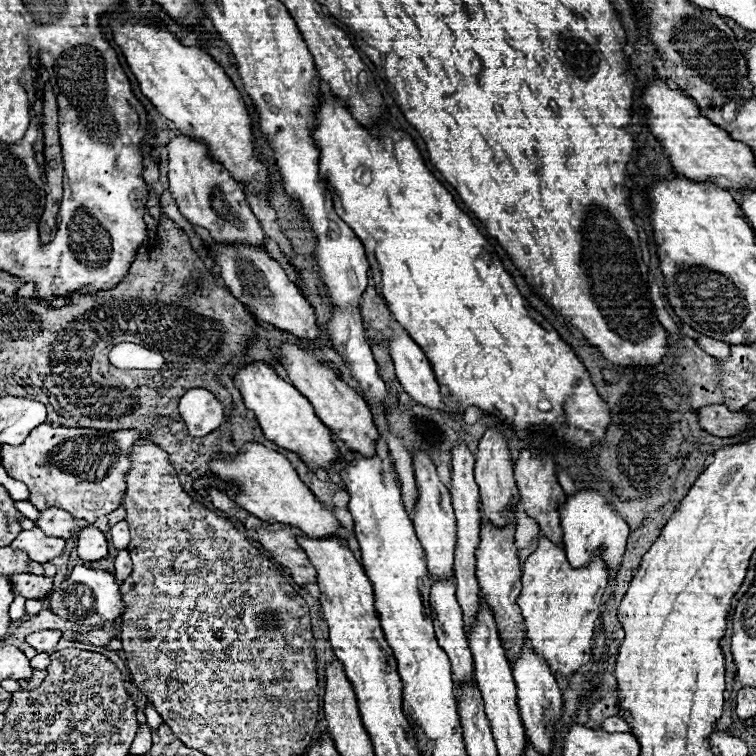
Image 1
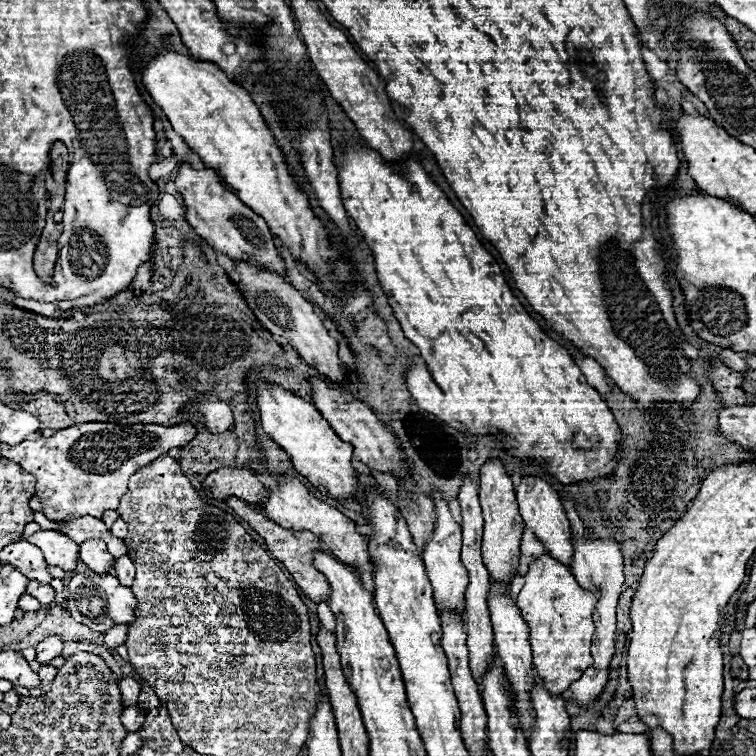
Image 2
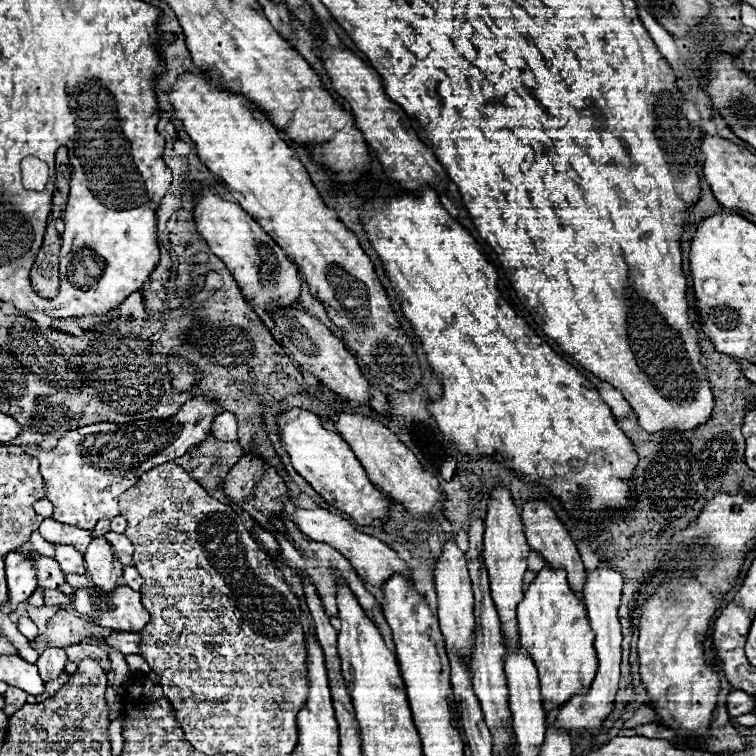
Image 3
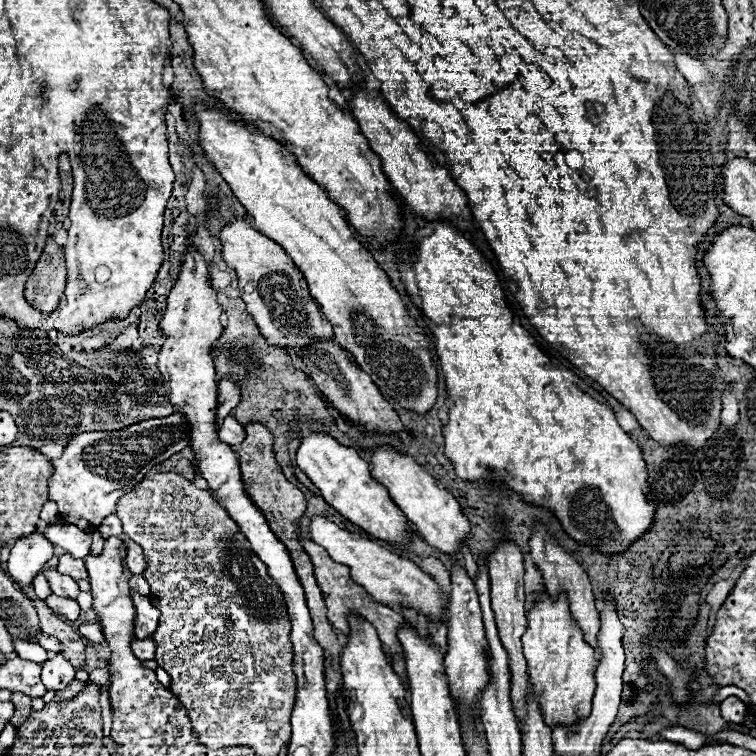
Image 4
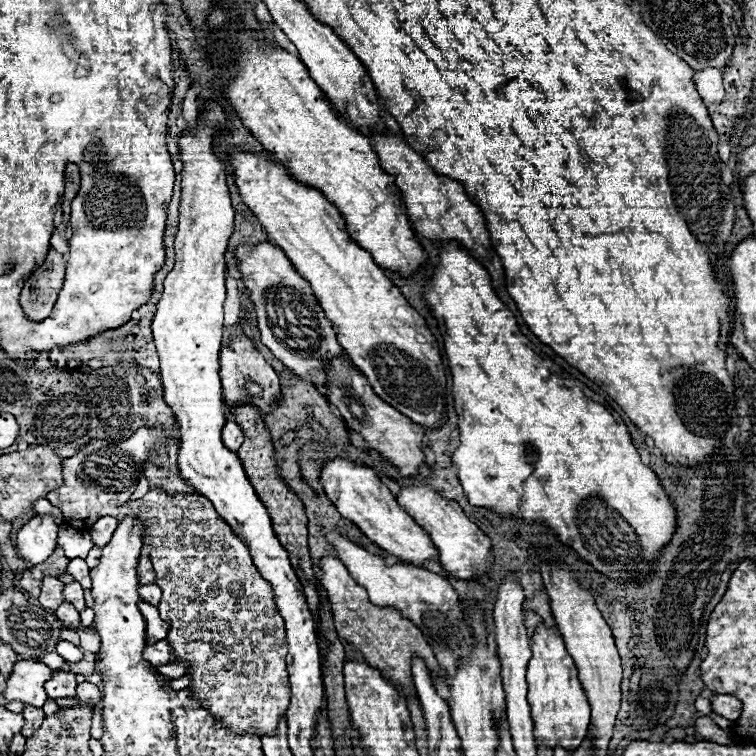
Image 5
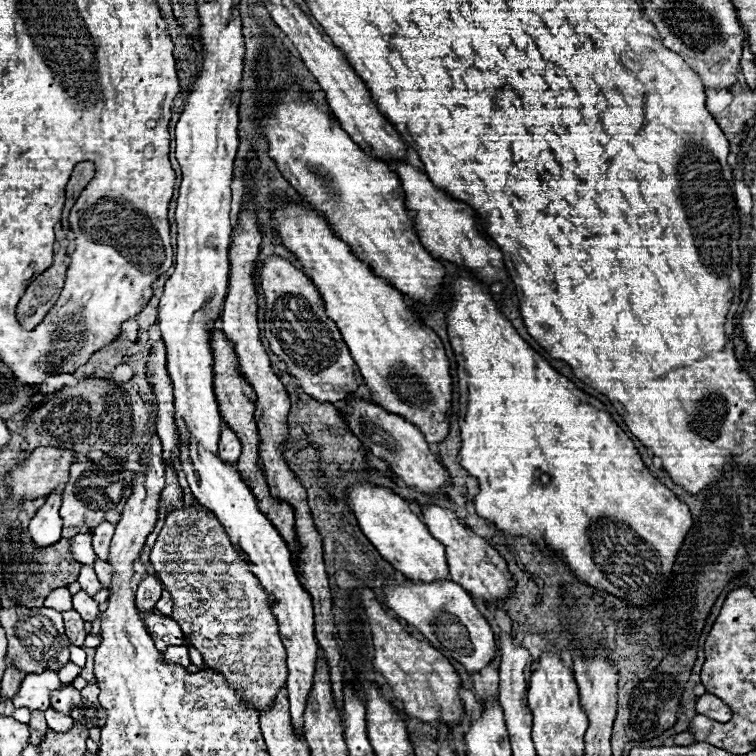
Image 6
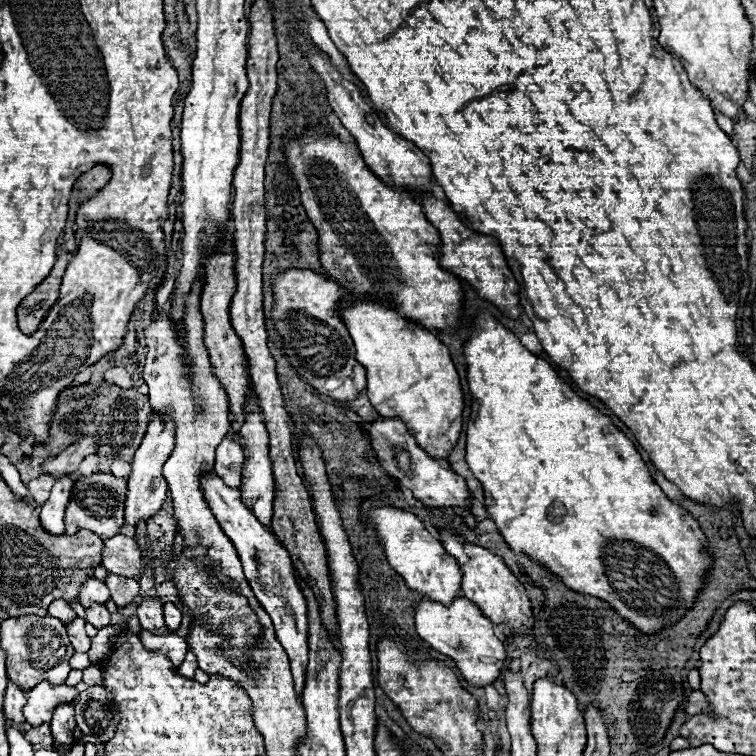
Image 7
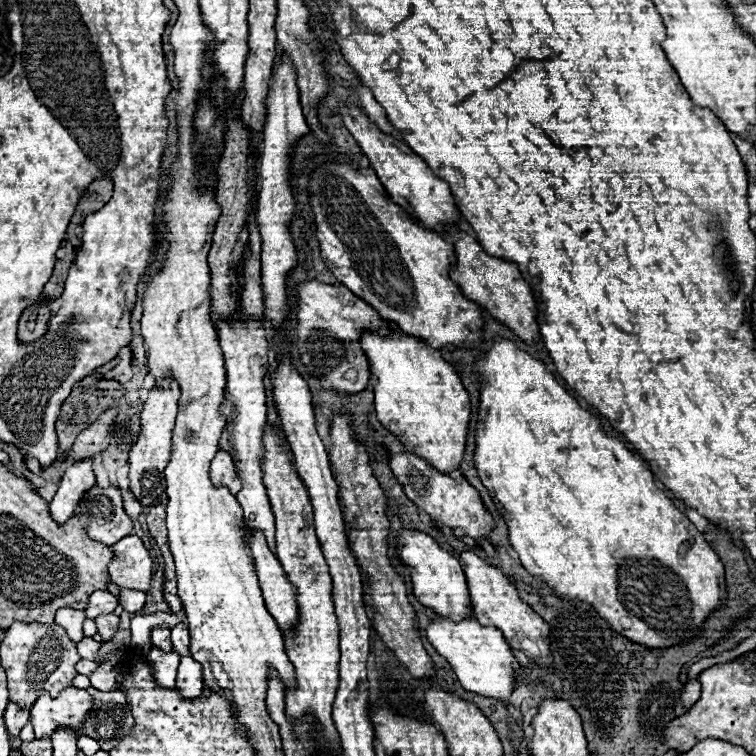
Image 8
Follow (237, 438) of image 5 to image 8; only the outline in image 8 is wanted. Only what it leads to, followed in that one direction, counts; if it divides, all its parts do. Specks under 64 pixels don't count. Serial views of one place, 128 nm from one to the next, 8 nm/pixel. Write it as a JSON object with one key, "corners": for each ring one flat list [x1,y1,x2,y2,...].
{"corners":[[218,450,214,460,212,460,212,466,210,466,210,478,216,486,228,486,228,490,232,494,236,494,240,490,240,478,236,476,236,468,234,468,234,460,228,452,224,450]]}

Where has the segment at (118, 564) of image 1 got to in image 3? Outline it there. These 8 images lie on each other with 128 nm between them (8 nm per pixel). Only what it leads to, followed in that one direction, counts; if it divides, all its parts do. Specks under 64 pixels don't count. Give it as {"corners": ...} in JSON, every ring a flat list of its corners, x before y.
{"corners":[[124,566,124,574,122,574,122,578,124,578,126,586,130,586,130,588,136,588,136,590,140,590,142,578,138,576,138,572,136,572,136,568,134,568,134,566]]}

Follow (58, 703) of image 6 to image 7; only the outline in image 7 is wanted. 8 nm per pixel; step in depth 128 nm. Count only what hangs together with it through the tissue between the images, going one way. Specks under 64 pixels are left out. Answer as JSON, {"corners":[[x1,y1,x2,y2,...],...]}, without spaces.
{"corners":[[62,702,56,706,52,720,50,720,50,728,58,744,68,746,74,742,72,730,76,728,76,722,74,722,74,704,72,702]]}

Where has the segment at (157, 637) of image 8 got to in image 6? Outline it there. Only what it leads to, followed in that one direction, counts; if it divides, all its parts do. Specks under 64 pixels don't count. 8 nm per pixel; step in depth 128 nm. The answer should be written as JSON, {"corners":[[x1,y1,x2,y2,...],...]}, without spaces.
{"corners":[[146,572,136,590,136,608,140,610,140,614,152,612,160,594,162,594,162,584,152,574]]}

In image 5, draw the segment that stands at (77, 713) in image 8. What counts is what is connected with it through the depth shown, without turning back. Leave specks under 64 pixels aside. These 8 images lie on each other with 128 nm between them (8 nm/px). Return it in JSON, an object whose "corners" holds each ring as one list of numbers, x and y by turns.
{"corners":[[18,660,6,680,4,698,6,700,20,700,32,706,44,706,48,700,44,692,44,680,50,680,52,670,34,660]]}

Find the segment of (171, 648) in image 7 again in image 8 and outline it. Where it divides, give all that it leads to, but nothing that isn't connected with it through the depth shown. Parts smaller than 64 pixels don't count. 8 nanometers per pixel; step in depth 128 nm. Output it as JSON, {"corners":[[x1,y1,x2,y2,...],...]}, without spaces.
{"corners":[[150,648,148,652,148,660,152,664,154,676,156,676,156,684,162,684,164,688,174,688,176,682,176,670,178,670,178,662,180,662,180,654,178,652,162,652,160,648]]}

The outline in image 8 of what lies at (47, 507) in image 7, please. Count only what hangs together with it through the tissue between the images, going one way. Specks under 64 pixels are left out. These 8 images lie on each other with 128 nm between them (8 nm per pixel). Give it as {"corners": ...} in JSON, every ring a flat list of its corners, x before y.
{"corners":[[80,460,74,462,64,476,60,478,60,486,56,496,50,500,48,508,50,508,50,516,64,524,72,514,76,504,80,502,82,494,86,492,86,488,90,488,94,484,94,472,92,472,92,460]]}

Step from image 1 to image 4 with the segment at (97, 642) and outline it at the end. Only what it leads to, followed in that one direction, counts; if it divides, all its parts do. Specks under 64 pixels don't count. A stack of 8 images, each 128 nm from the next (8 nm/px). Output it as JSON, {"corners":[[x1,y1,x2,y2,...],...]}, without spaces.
{"corners":[[144,638,144,640,134,640,130,644,132,652,136,658,140,660,154,660,154,652,156,652,156,644,152,638]]}

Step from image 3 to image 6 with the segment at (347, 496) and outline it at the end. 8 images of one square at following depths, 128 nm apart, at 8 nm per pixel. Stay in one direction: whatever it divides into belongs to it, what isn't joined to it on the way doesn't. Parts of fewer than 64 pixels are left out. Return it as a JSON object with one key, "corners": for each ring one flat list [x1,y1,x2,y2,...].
{"corners":[[356,482,346,498,346,504,354,512,360,530,366,534,372,546,408,580,432,582,448,578,444,546,428,532,426,524,410,510,408,502,404,502,390,488,374,486,370,482]]}

